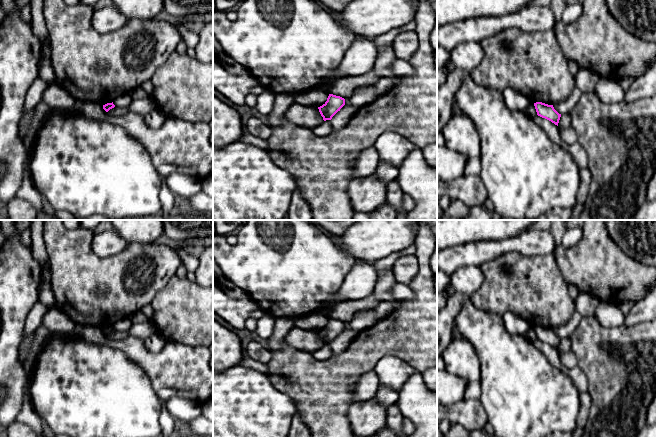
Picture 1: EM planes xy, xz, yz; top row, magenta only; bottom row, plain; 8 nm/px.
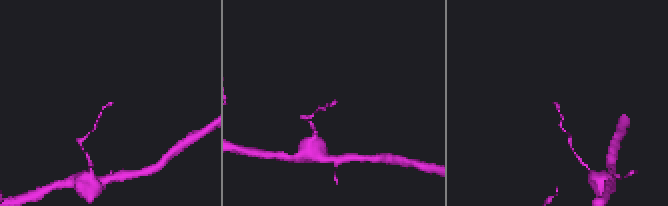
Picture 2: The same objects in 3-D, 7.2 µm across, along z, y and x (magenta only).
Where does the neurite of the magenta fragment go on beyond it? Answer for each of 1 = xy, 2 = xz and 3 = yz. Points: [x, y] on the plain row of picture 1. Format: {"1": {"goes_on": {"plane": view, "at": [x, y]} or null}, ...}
{"1": {"goes_on": null}, "2": {"goes_on": null}, "3": {"goes_on": null}}

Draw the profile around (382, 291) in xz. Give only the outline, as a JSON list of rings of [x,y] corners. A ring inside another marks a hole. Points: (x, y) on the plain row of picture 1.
[[[392,268],[379,272],[378,281],[373,291],[379,304],[383,302],[388,303],[392,309],[395,309],[398,306],[399,301],[396,300],[391,293],[391,290],[396,283],[397,281],[394,278]]]

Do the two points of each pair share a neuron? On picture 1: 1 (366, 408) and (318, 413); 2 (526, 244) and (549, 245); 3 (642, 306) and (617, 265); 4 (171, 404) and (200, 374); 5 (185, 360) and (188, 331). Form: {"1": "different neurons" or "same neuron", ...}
{"1": "different neurons", "2": "same neuron", "3": "different neurons", "4": "different neurons", "5": "different neurons"}

